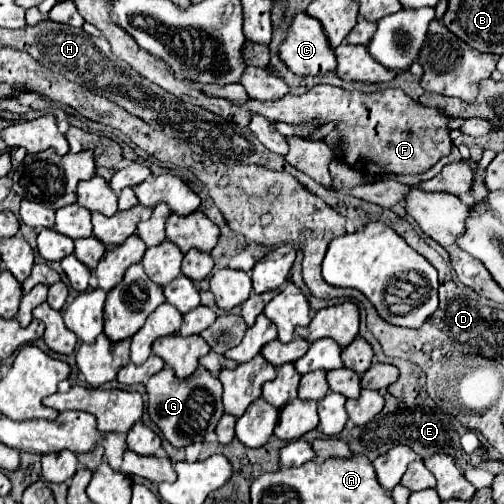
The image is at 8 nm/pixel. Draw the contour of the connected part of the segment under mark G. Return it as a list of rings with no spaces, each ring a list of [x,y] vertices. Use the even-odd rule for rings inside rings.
[[[166,366],[146,382],[146,390],[150,418],[160,426],[162,436],[174,446],[188,446],[204,440],[204,436],[216,428],[220,416],[224,414],[220,380],[200,366],[188,378],[174,376],[172,368]]]

